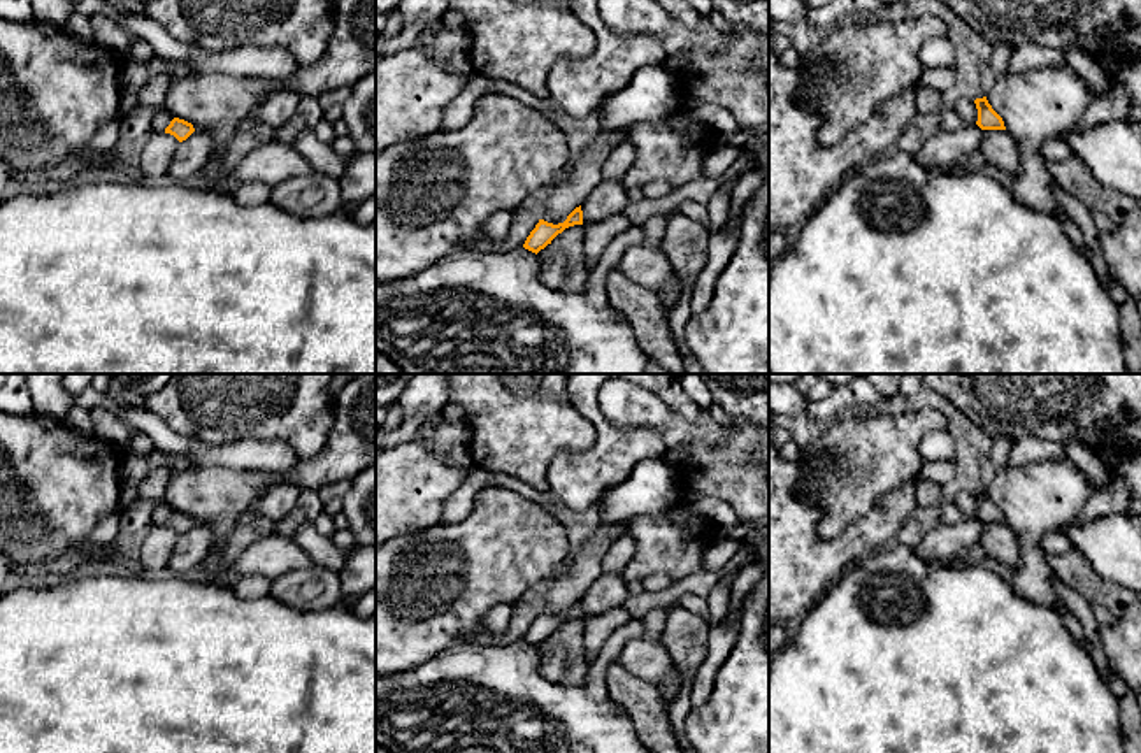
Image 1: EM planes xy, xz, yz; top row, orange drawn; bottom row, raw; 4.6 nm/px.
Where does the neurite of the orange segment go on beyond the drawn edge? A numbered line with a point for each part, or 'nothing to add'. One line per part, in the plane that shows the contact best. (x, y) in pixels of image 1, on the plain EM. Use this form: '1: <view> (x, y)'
nothing to add

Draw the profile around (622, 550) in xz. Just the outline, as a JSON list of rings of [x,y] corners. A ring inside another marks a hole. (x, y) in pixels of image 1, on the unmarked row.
[[[621,534],[618,535],[611,546],[607,548],[604,558],[602,558],[602,572],[606,574],[618,574],[623,572],[627,563],[635,555],[637,542],[632,537],[632,534]]]

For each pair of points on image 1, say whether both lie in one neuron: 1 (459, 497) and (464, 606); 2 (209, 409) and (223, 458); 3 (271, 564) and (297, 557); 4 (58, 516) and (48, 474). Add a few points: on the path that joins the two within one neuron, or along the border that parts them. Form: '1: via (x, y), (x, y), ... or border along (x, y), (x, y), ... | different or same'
1: border along (485, 487), (466, 516), (457, 522), (439, 523) | different
2: border along (179, 434), (211, 444), (260, 441) | different
3: via (278, 557), (290, 557) | same
4: via (48, 506), (48, 485) | same

